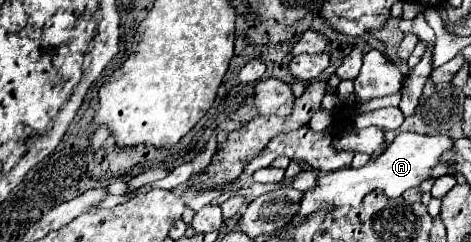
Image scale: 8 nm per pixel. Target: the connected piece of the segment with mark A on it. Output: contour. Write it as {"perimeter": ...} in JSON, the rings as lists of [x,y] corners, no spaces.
{"perimeter":[[[414,132],[398,134],[392,144],[388,144],[388,150],[376,158],[372,158],[362,168],[342,168],[336,172],[318,172],[318,186],[314,190],[308,190],[302,198],[300,212],[294,216],[294,220],[288,226],[300,224],[308,214],[314,210],[320,210],[324,206],[358,206],[362,198],[372,192],[384,192],[388,198],[402,196],[408,188],[420,186],[426,180],[432,180],[432,170],[440,164],[442,154],[452,150],[454,140],[450,136],[422,136]]]}

